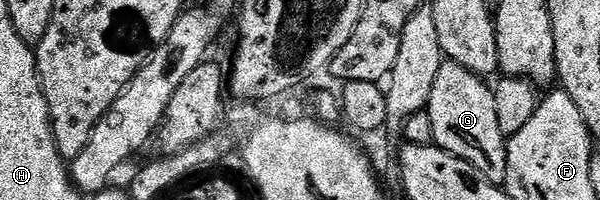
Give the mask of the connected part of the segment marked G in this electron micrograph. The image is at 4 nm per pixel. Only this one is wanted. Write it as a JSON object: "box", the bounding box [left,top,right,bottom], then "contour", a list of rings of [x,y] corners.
{"box":[428,61,507,183],"contour":[[[442,61],[435,88],[431,88],[428,104],[433,129],[433,142],[456,158],[467,160],[487,180],[504,183],[507,172],[507,135],[499,128],[499,115],[495,112],[495,96],[484,77],[472,74],[457,62]]]}

